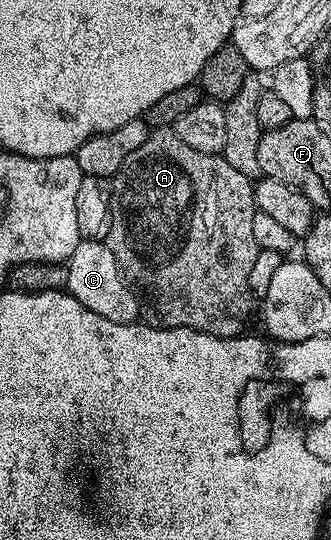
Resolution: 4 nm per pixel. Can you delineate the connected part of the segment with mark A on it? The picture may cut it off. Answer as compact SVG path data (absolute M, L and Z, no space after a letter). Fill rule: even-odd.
M169 127L149 132L146 143L142 143L142 147L138 147L138 151L134 151L134 155L130 155L130 159L126 159L115 177L111 178L110 188L112 217L108 220L106 244L114 255L114 263L119 267L124 282L134 290L140 300L143 320L157 329L193 329L215 337L241 336L247 330L244 328L251 323L252 316L255 313L257 316L258 313L257 294L248 286L254 259L261 251L254 239L254 215L258 210L253 182L246 175L242 175L242 171L234 171L234 167L230 167L230 163L226 163L220 153L203 153L194 151L194 147L186 147L186 143L178 139L175 128Z

